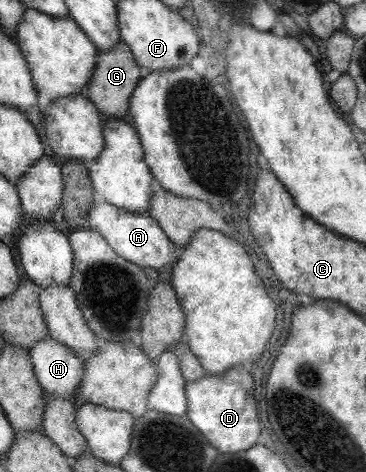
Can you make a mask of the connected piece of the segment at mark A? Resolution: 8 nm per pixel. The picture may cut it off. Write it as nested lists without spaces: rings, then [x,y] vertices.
[[[102,200],[94,201],[88,212],[87,222],[90,228],[100,232],[109,247],[123,259],[129,260],[129,263],[134,263],[139,268],[158,270],[165,265],[171,266],[176,261],[179,250],[164,234],[160,224],[147,213],[127,212]]]

